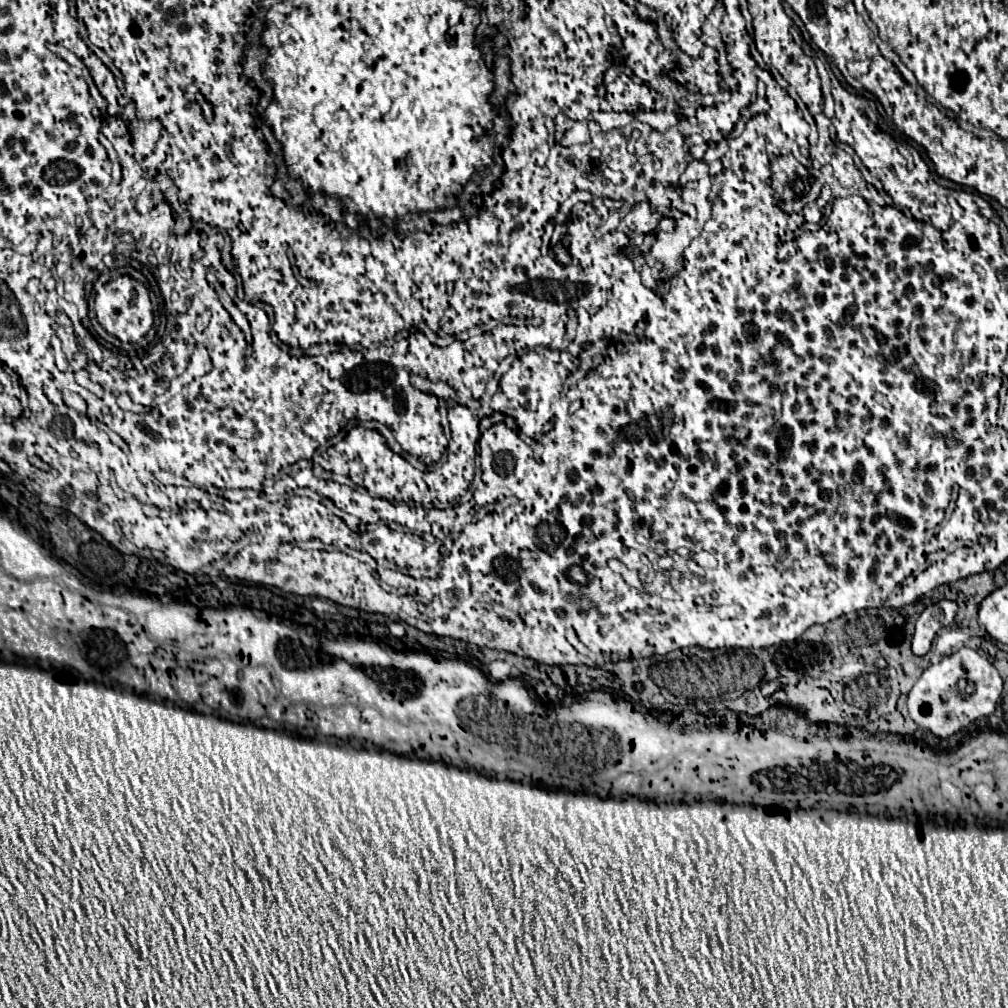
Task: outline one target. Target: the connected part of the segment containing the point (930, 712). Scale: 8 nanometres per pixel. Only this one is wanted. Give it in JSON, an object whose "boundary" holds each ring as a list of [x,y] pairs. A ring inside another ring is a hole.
{"boundary":[[[962,647],[960,651],[944,657],[940,663],[930,665],[908,693],[910,717],[924,729],[938,737],[950,737],[978,717],[988,717],[1002,695],[1002,677],[998,669],[974,649]]]}

